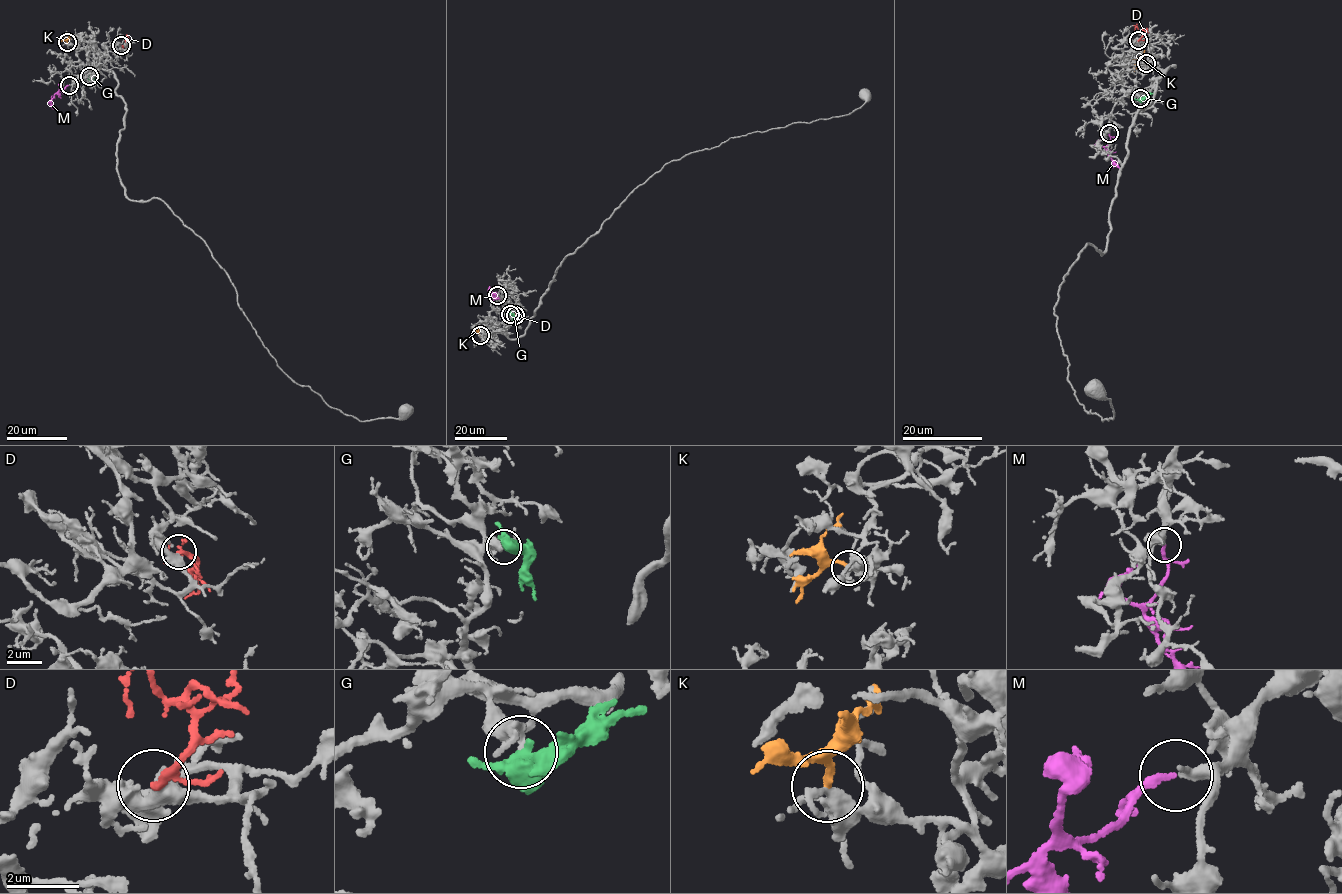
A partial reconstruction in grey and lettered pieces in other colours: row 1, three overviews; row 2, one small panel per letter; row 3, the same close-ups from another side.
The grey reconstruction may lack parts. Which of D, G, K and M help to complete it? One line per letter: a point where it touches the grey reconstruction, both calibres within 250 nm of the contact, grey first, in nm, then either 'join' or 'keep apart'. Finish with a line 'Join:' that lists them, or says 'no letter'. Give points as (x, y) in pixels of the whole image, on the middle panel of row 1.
D: contact (515, 315); calibres 440 and 170 nm; keep apart
G: contact (510, 314); calibres 300 and 360 nm; keep apart
K: contact (480, 335); calibres 320 and 200 nm; keep apart
M: contact (497, 295); calibres 240 and 170 nm; join
Join: M

